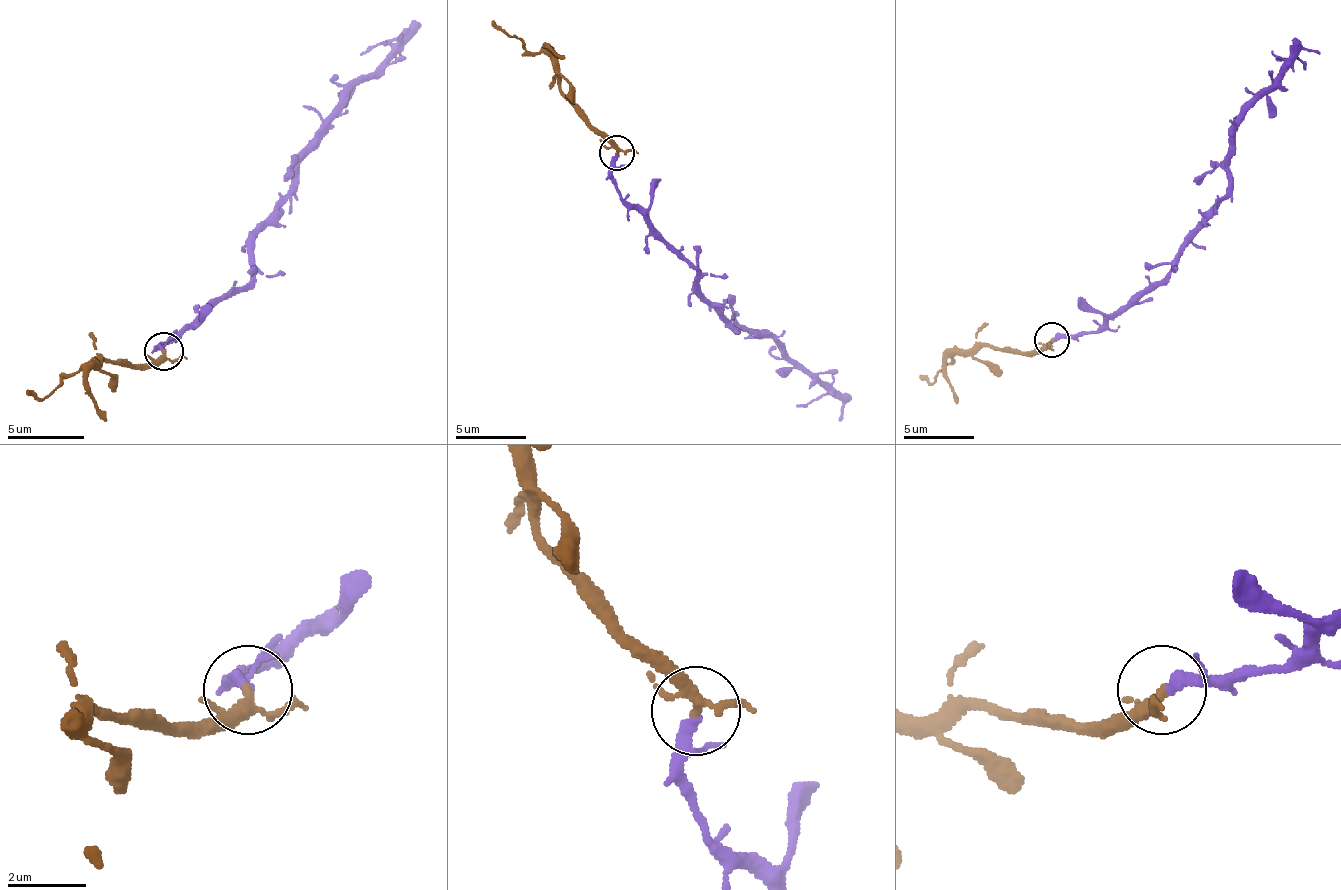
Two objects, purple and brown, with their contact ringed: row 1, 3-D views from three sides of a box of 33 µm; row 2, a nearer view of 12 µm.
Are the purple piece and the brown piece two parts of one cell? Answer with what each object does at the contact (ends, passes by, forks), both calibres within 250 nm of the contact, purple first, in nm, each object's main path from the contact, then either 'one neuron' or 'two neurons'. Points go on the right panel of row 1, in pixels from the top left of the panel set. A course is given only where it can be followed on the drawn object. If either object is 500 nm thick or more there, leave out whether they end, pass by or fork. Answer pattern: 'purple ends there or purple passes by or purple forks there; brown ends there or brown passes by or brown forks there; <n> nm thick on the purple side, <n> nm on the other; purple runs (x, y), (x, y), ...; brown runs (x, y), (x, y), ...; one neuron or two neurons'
purple passes by; brown forks there; 220 nm thick on the purple side, 200 nm on the other; purple runs (1054, 339), (1097, 332), (1171, 272), (1188, 233), (1227, 191), (1231, 127), (1290, 60), (1297, 57), (1305, 71); brown runs (1051, 339), (1030, 353), (987, 346), (959, 349), (931, 384), (920, 374); one neuron

